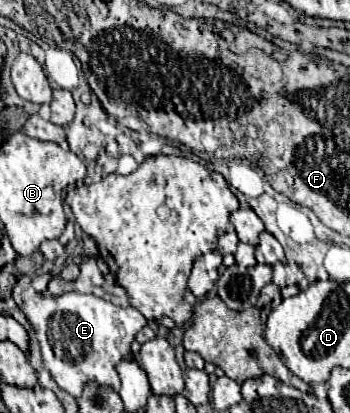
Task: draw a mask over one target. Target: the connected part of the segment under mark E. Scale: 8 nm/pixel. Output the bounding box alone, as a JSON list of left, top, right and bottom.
[21,291,147,397]

